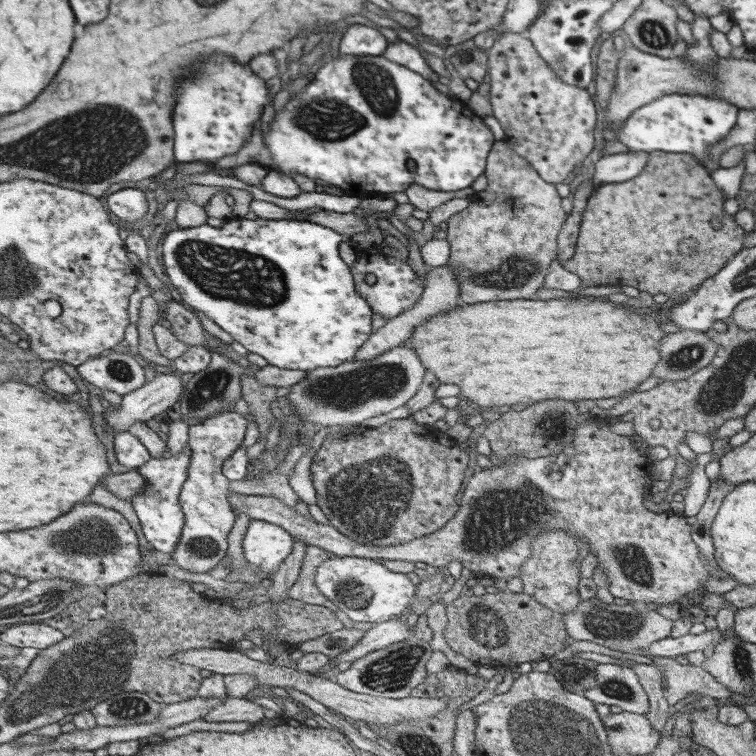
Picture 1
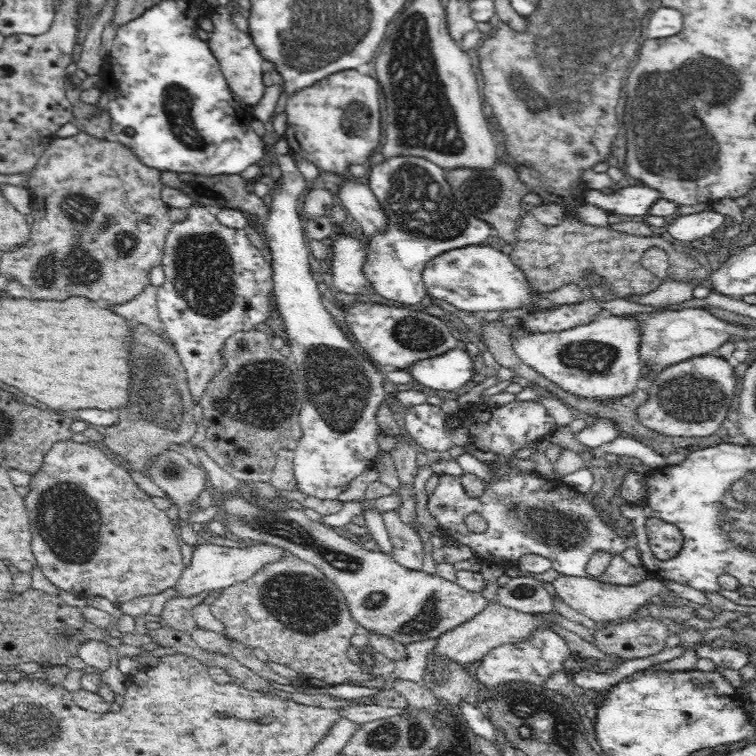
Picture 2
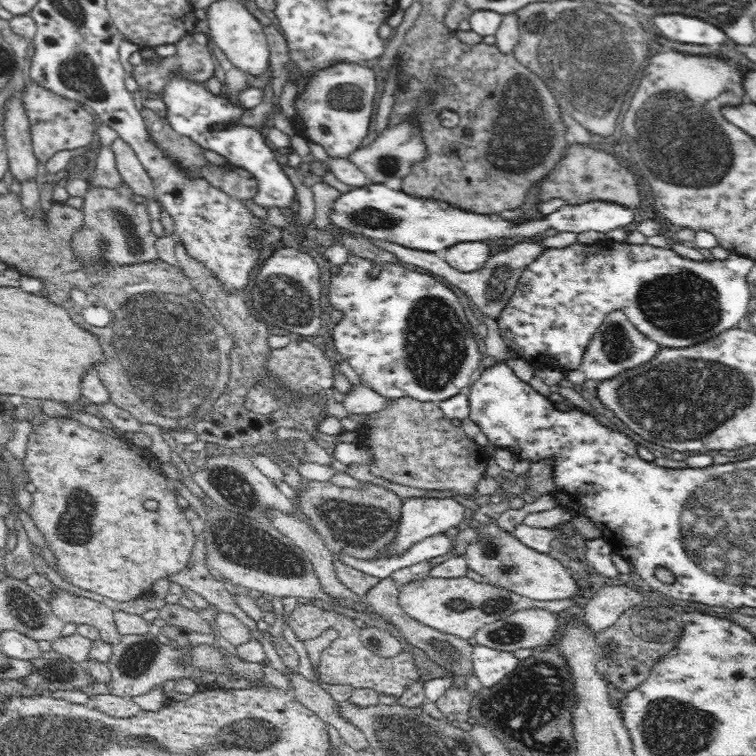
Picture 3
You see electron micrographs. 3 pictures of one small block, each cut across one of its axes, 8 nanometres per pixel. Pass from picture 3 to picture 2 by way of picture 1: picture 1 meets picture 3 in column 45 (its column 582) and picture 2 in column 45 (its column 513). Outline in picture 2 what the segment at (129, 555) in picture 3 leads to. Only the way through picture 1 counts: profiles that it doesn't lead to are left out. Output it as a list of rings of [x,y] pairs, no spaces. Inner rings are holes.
[[[71,439],[54,443],[54,446],[50,448],[43,461],[44,466],[31,475],[29,491],[23,498],[23,503],[25,504],[25,509],[29,512],[32,555],[36,557],[37,566],[50,583],[58,587],[58,589],[70,591],[79,596],[86,596],[87,598],[104,597],[111,603],[126,603],[134,600],[134,598],[160,594],[160,592],[176,586],[177,578],[180,578],[180,573],[184,570],[185,565],[180,542],[178,542],[178,536],[174,535],[170,516],[166,514],[166,511],[162,511],[154,505],[148,493],[140,489],[132,480],[128,470],[111,462],[99,449],[90,447],[86,443],[75,443]]]

